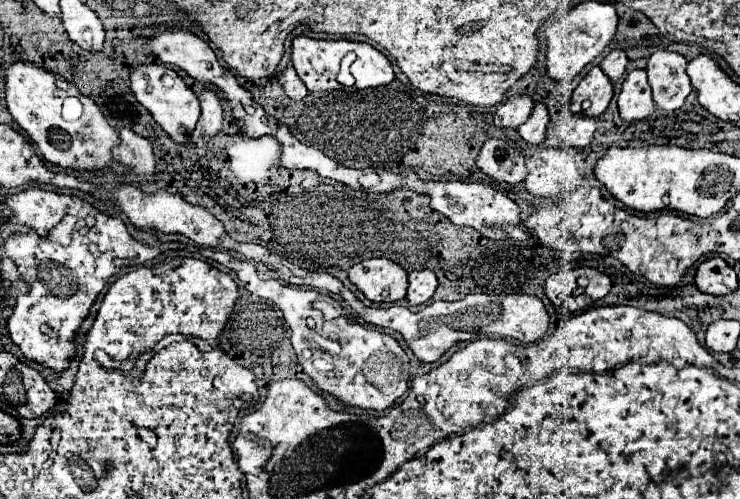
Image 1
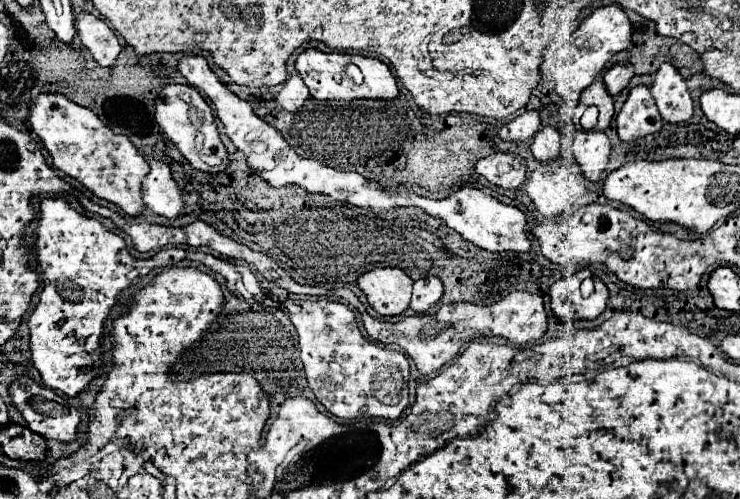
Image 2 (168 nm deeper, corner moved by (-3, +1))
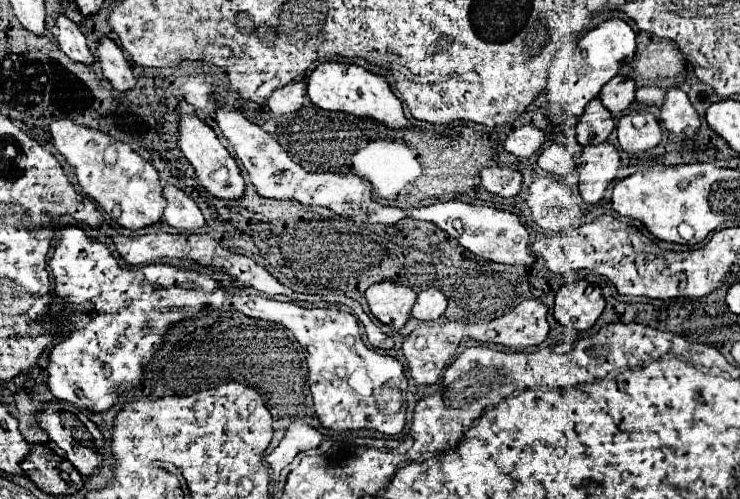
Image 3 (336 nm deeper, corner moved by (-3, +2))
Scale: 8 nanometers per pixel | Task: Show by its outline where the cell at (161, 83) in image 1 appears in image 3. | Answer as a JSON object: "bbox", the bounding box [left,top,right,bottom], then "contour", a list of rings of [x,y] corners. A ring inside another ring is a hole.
{"bbox":[178,103,244,201],"contour":[[[180,103],[178,109],[180,109],[180,149],[182,149],[184,157],[190,161],[190,165],[194,167],[196,177],[200,179],[204,189],[210,195],[218,197],[218,199],[226,199],[226,201],[240,199],[244,195],[244,179],[240,175],[240,169],[236,165],[236,161],[232,159],[232,155],[218,141],[218,137],[212,131],[212,127],[208,127],[206,123],[202,123],[194,115],[194,107],[192,105]]]}

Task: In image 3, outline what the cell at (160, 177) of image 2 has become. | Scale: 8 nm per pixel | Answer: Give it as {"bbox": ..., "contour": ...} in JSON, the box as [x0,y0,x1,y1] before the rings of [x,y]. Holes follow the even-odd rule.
{"bbox":[164,185,206,231],"contour":[[[166,185],[164,187],[164,197],[168,201],[164,209],[164,221],[176,229],[186,229],[186,231],[200,231],[206,227],[206,219],[202,211],[198,209],[196,203],[188,203],[188,195],[184,191]]]}

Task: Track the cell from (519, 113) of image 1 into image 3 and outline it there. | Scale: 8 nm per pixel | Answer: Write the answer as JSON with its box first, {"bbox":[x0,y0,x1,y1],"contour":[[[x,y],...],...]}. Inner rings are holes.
{"bbox":[504,125,544,159],"contour":[[[532,125],[520,127],[508,135],[504,141],[504,149],[520,159],[528,159],[530,155],[538,153],[544,143],[544,133]]]}

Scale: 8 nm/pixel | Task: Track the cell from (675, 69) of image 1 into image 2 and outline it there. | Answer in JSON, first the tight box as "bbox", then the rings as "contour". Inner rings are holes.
{"bbox":[650,62,692,124],"contour":[[[670,62],[660,64],[658,72],[654,74],[654,84],[650,90],[666,122],[676,124],[692,116],[692,98],[688,86],[674,64]]]}

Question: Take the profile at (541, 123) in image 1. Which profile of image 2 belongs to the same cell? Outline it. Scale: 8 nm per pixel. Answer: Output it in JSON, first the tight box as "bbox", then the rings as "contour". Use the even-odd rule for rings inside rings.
{"bbox":[530,126,560,162],"contour":[[[542,126],[534,134],[534,138],[532,138],[530,152],[540,162],[558,158],[560,156],[560,136],[558,136],[558,130],[554,126]]]}

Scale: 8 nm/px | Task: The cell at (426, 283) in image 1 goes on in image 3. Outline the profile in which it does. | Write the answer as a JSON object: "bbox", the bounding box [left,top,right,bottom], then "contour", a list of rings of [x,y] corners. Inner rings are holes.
{"bbox":[412,289,446,321],"contour":[[[426,289],[418,293],[418,299],[412,307],[412,317],[418,321],[436,321],[446,311],[446,297],[438,289]]]}

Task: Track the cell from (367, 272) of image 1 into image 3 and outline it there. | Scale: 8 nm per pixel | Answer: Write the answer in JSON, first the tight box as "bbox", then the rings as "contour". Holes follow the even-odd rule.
{"bbox":[364,281,416,331],"contour":[[[382,281],[380,285],[370,287],[364,297],[368,301],[370,313],[380,323],[386,323],[396,331],[406,325],[410,319],[410,309],[416,301],[416,293],[410,287],[392,281]]]}

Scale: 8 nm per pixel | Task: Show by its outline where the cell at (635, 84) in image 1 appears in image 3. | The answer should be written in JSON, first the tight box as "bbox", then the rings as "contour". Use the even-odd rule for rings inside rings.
{"bbox":[618,113,662,155],"contour":[[[630,113],[618,121],[618,145],[632,155],[640,155],[662,141],[660,123],[652,113]]]}

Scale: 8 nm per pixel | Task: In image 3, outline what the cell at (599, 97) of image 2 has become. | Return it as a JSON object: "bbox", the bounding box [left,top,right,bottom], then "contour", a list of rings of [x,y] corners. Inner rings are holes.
{"bbox":[576,99,616,147],"contour":[[[594,99],[578,121],[578,127],[576,127],[578,143],[582,147],[600,145],[608,139],[614,125],[616,125],[616,121],[612,119],[612,113],[600,103],[600,99]]]}

